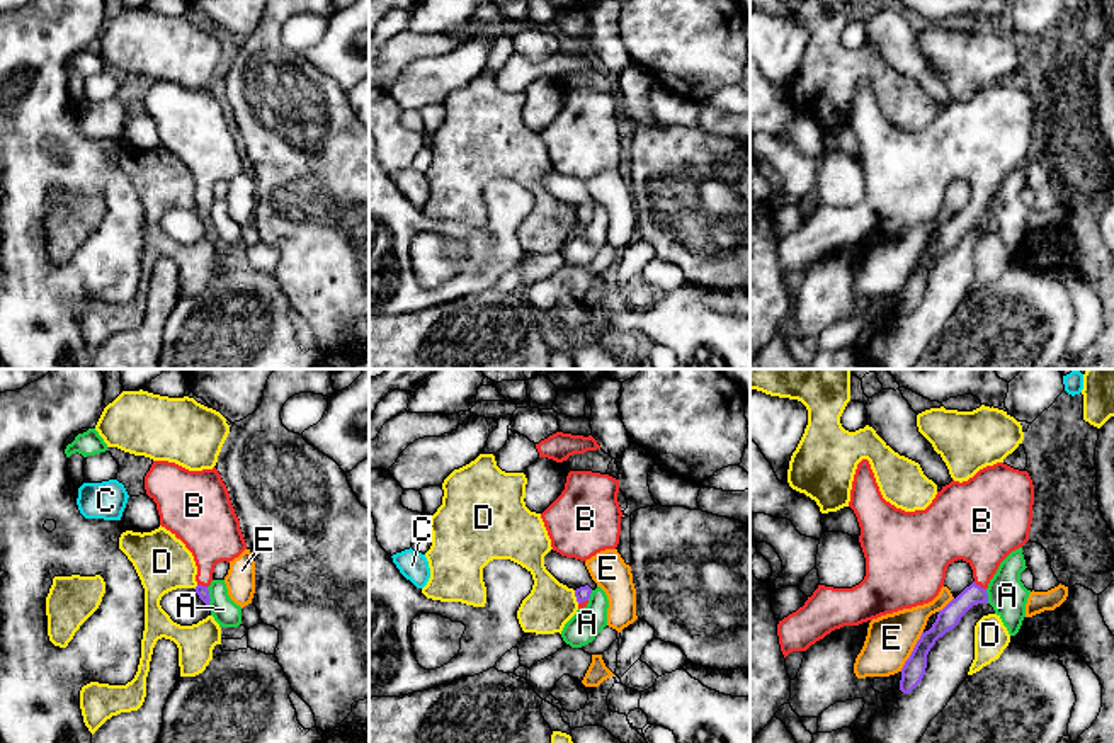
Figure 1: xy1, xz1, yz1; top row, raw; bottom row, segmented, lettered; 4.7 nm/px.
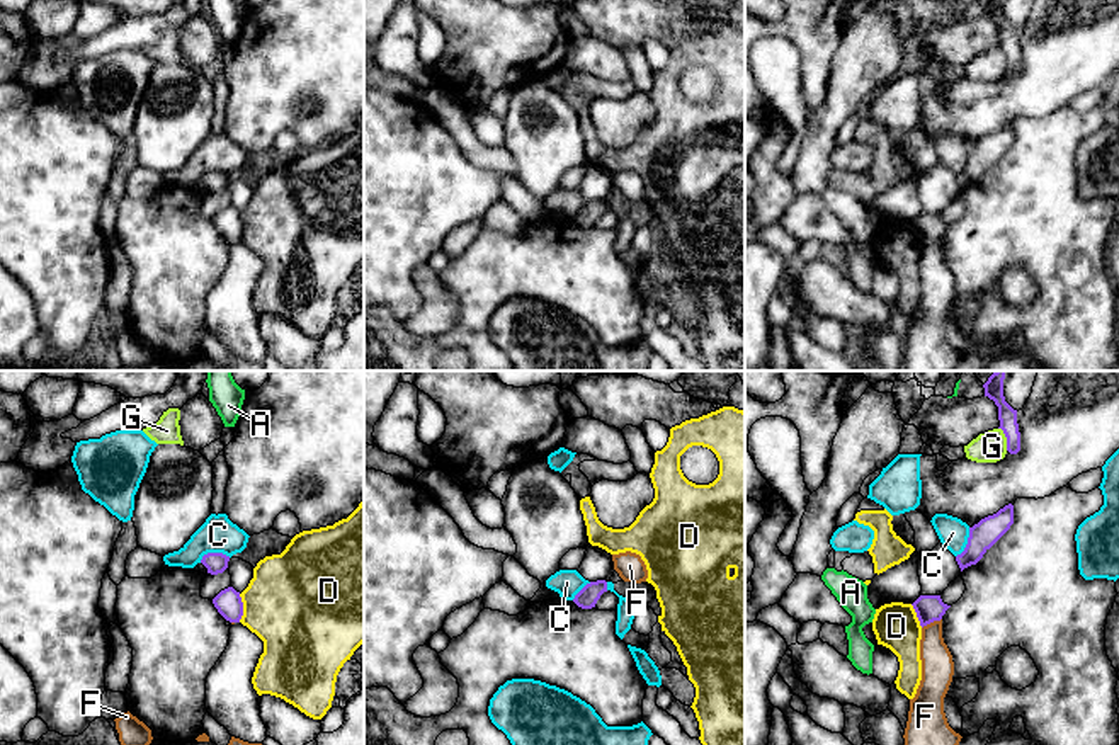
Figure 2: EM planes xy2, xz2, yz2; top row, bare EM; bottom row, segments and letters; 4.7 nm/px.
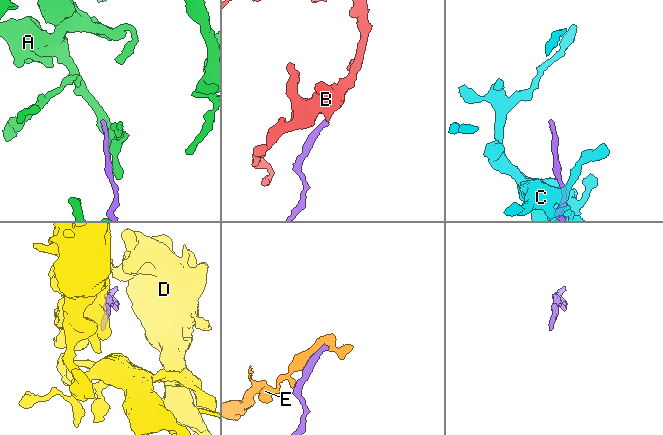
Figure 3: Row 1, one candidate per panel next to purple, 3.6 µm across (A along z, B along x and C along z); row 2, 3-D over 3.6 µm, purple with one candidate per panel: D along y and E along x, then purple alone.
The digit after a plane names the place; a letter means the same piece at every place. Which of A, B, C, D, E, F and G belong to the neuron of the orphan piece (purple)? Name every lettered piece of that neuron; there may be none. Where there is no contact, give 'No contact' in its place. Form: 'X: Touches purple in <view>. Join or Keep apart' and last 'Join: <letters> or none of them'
A: Touches purple in xy1. Keep apart
B: Touches purple in yz1. Join
C: Touches purple in xy2. Keep apart
D: Touches purple in xy2. Keep apart
E: Touches purple in yz1. Keep apart
F: Touches purple in yz2. Keep apart
G: Touches purple in yz2. Keep apart
Join: B

